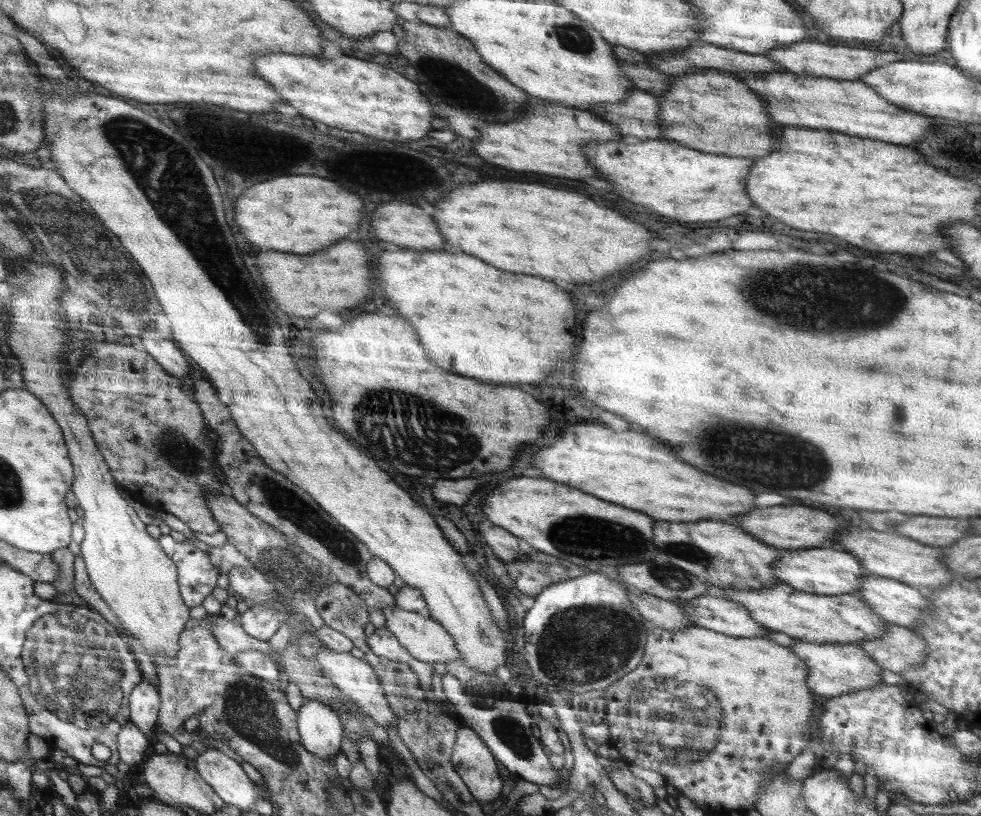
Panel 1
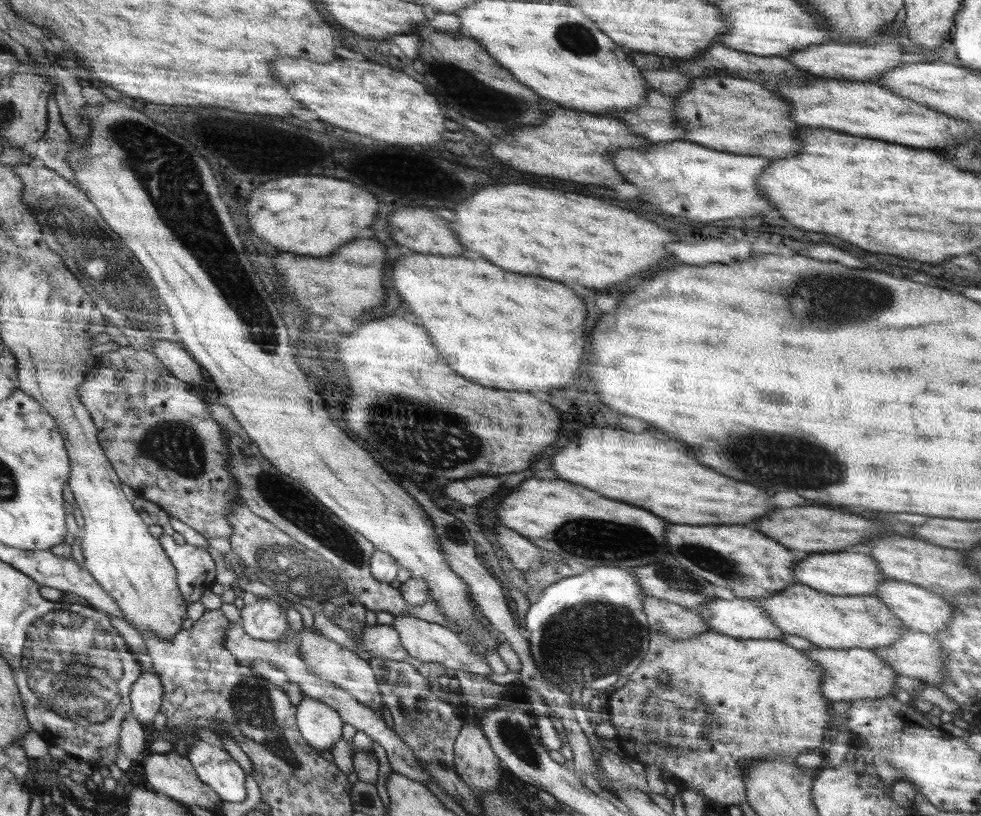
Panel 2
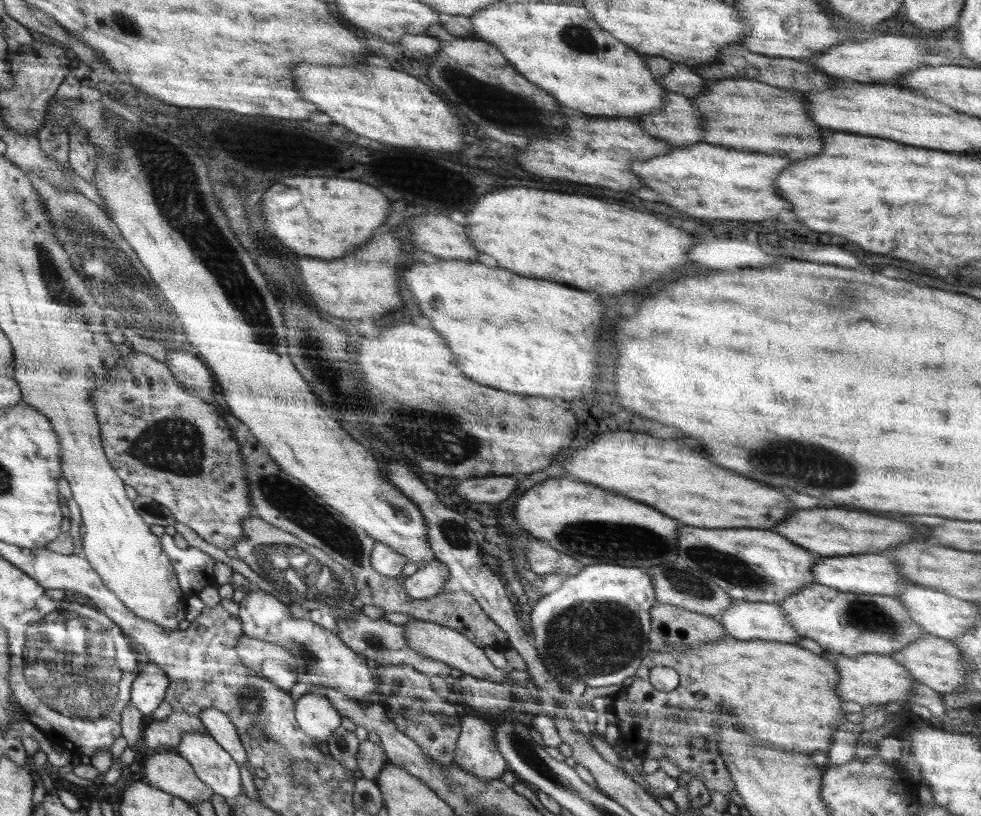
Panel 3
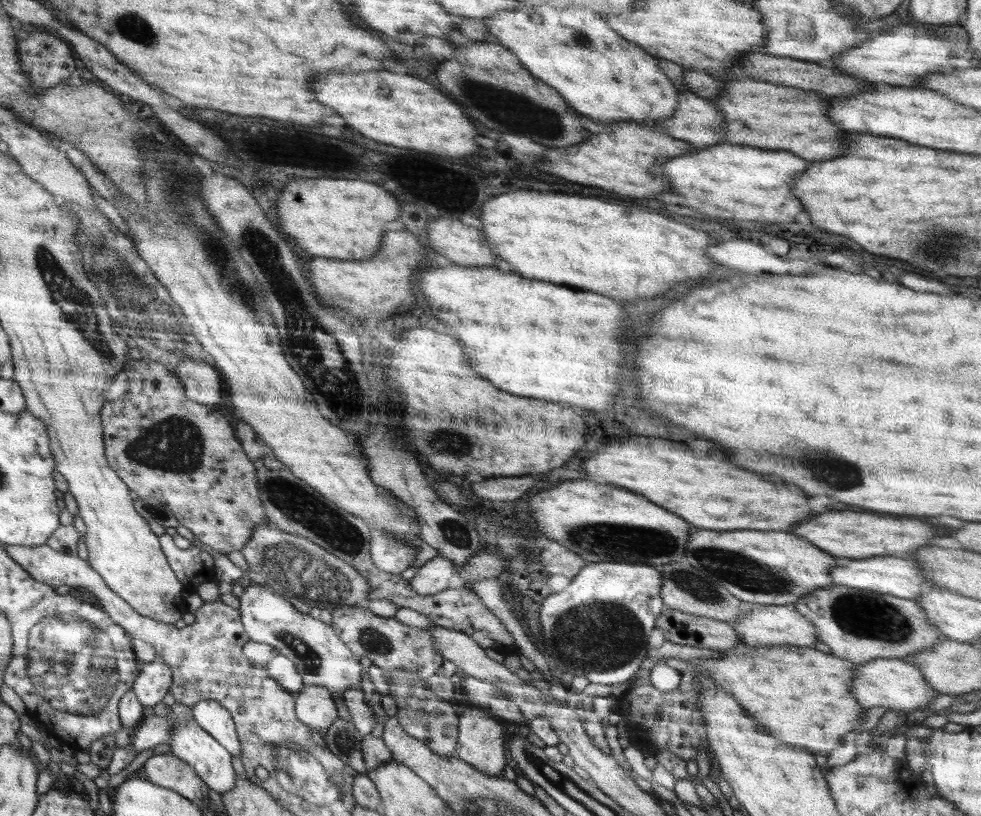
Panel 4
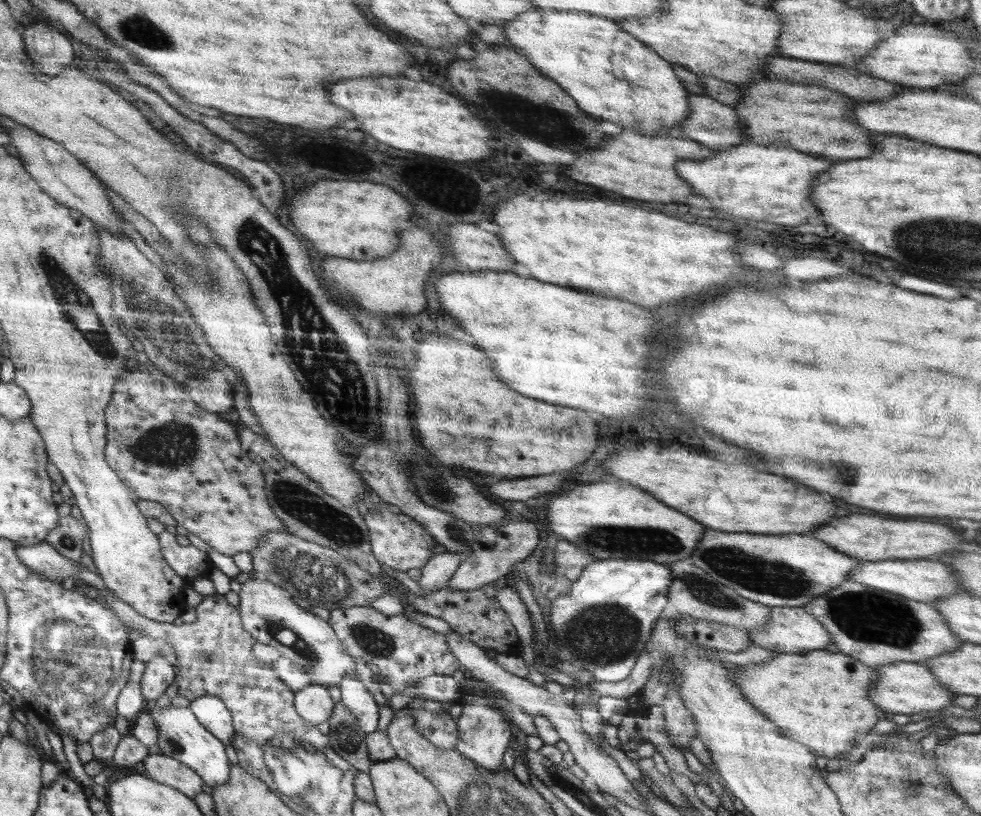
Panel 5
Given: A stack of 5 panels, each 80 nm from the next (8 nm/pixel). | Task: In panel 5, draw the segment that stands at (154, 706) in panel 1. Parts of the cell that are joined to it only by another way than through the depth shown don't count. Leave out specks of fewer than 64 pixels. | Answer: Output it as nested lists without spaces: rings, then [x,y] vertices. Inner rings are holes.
[[[164,656],[152,658],[145,664],[145,672],[140,681],[140,692],[146,703],[156,702],[173,684],[175,670]]]

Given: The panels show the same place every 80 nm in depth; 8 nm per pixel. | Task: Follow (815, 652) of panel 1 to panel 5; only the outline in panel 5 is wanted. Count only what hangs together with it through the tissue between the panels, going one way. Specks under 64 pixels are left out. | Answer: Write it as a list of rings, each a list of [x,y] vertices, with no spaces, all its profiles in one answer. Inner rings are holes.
[[[898,662],[877,666],[876,681],[868,689],[868,697],[886,712],[898,714],[918,714],[918,712],[934,712],[948,708],[953,704],[956,695],[948,688],[943,688],[940,682],[936,682],[936,676],[930,674],[926,665],[914,662]]]

